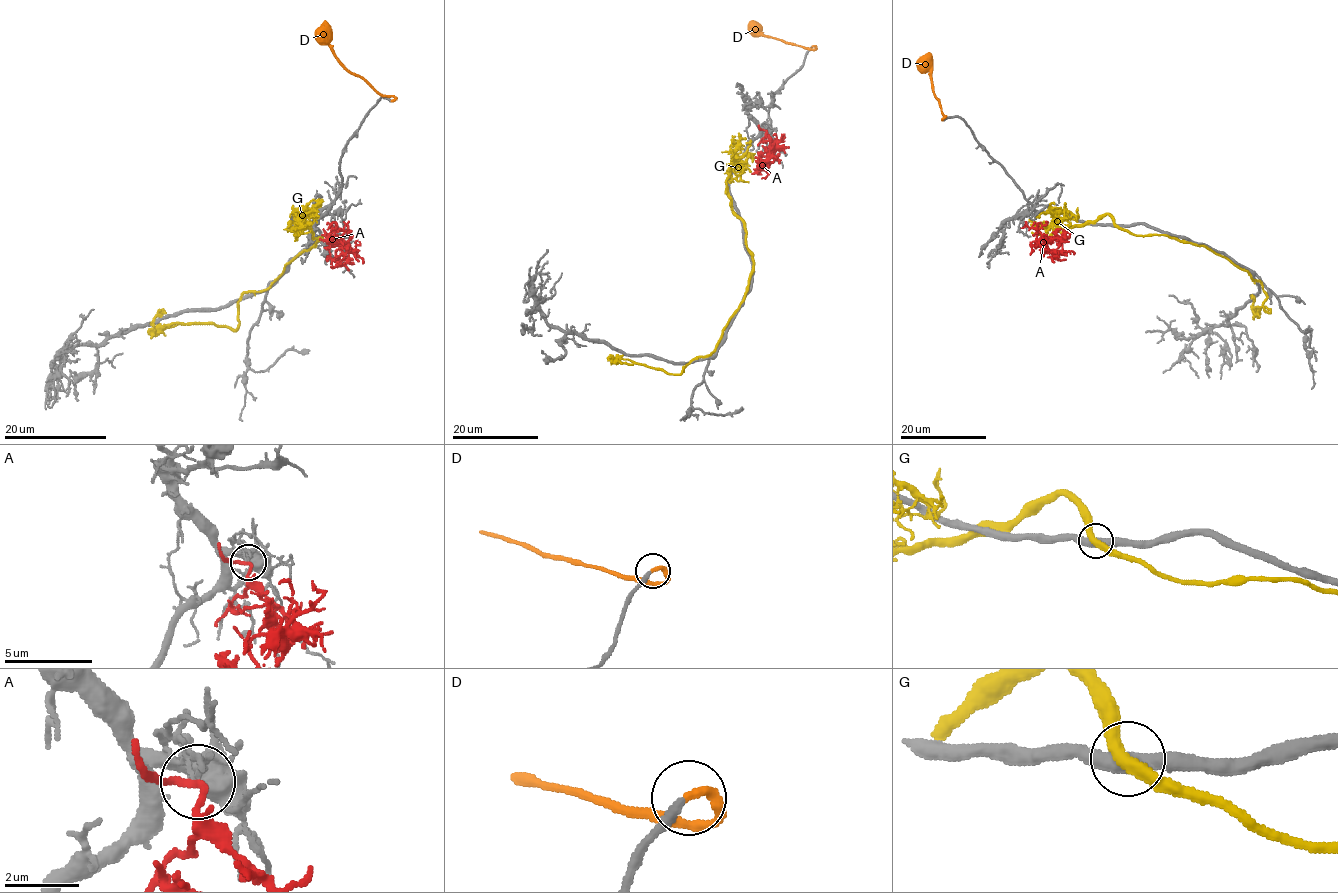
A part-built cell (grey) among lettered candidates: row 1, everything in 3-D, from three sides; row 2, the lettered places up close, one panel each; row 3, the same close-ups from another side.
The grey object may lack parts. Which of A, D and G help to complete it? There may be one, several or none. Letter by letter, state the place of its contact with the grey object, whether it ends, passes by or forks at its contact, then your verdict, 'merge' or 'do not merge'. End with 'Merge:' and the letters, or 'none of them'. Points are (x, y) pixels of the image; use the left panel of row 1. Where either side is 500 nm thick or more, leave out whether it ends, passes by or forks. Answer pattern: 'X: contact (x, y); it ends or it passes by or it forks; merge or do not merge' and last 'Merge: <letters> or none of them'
A: contact (336, 223); it passes by; do not merge
D: contact (392, 101); it ends; merge
G: contact (307, 226); it passes by; do not merge
Merge: D

